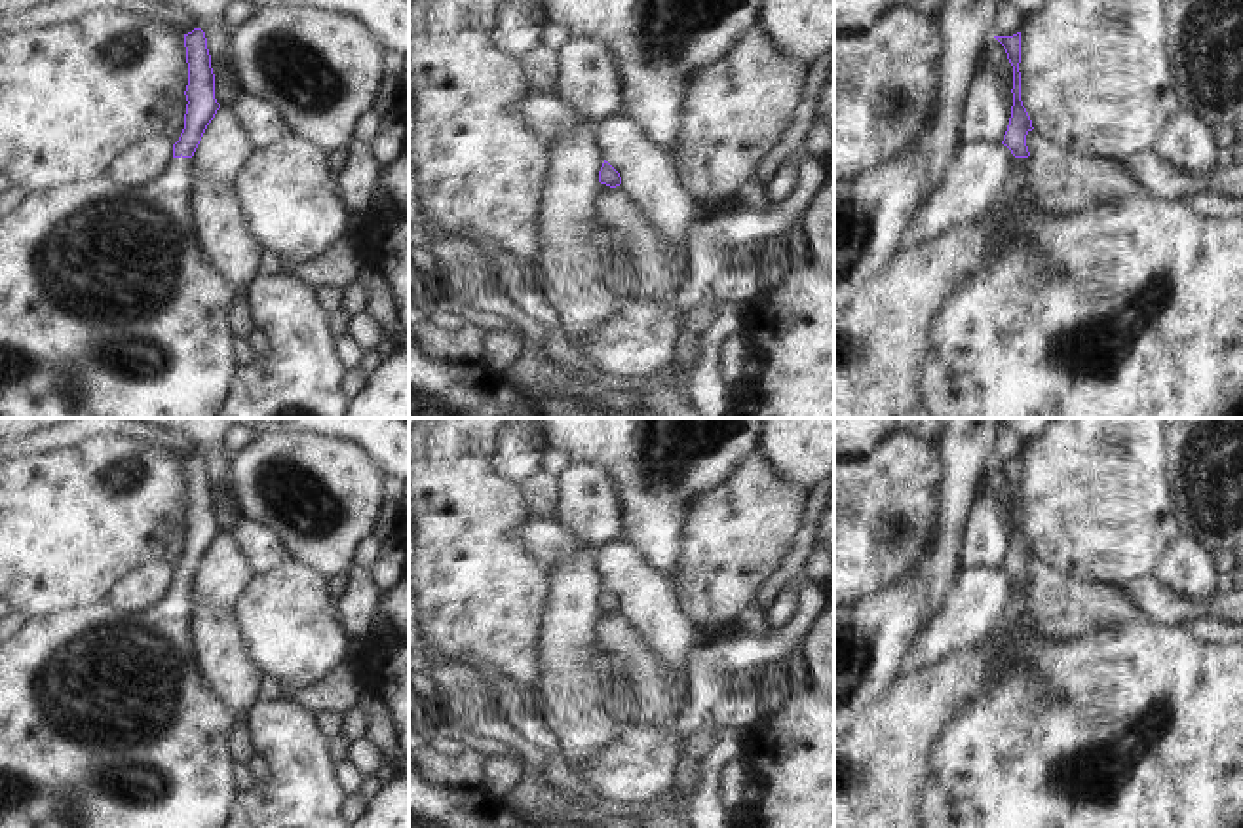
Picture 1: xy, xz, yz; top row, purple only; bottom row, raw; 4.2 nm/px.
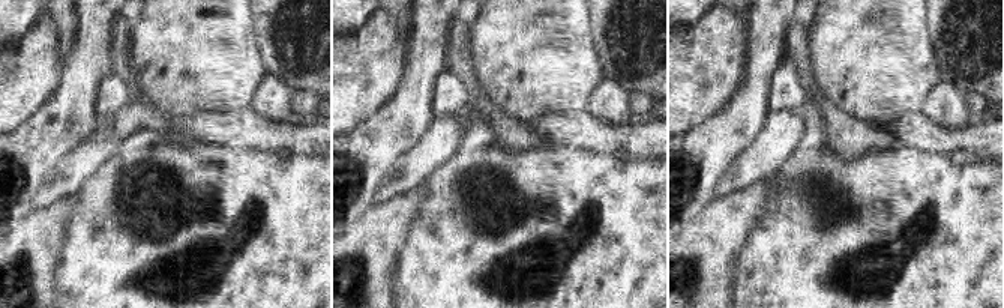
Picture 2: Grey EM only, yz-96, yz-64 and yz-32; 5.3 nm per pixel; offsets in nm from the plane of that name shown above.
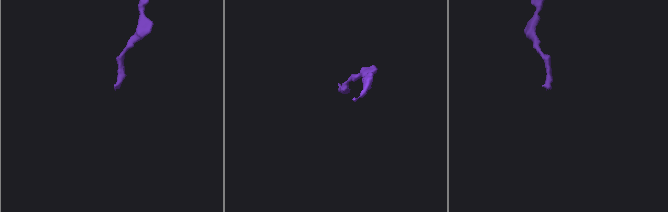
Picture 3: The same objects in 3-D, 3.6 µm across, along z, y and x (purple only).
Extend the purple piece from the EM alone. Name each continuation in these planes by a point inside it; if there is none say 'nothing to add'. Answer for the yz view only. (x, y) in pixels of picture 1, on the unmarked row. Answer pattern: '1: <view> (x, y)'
1: yz (1135, 724)

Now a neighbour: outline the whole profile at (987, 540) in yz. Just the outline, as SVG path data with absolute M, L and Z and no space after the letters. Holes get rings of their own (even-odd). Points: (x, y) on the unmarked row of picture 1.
M985 484L979 492L971 518L966 528L962 547L962 568L966 570L996 570L1004 566L1011 543L1011 532L1000 511L990 486Z

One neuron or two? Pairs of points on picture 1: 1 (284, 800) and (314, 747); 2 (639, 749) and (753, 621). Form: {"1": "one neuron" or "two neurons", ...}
{"1": "one neuron", "2": "two neurons"}

